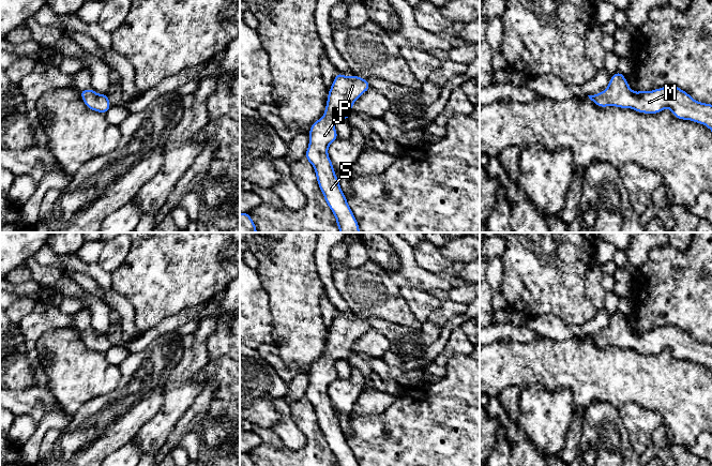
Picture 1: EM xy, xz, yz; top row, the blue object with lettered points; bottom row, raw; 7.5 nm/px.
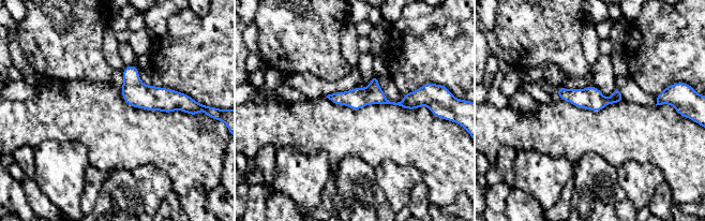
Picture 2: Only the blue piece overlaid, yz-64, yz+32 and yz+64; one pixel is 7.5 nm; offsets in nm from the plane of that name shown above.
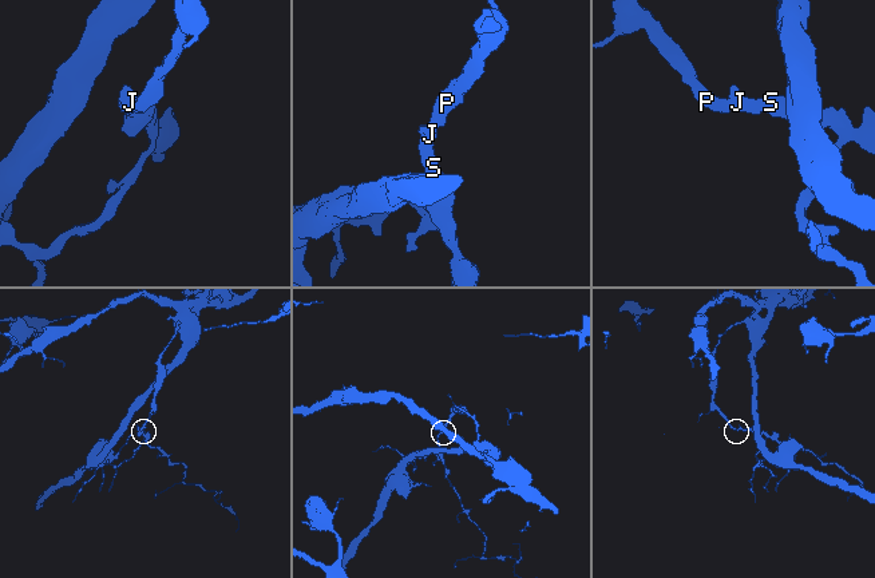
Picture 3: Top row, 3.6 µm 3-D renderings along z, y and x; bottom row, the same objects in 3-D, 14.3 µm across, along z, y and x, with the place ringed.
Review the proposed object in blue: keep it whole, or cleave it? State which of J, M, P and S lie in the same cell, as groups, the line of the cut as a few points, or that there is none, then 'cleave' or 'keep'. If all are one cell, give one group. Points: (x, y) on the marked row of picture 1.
groups J M P S; cut none; keep

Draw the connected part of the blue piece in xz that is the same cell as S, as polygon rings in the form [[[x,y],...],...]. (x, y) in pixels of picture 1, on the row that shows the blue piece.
[[[337,73],[328,93],[323,117],[315,121],[309,130],[305,157],[315,169],[319,189],[335,215],[340,232],[360,232],[360,227],[340,189],[328,149],[338,138],[334,122],[347,120],[354,102],[369,89],[366,79]]]

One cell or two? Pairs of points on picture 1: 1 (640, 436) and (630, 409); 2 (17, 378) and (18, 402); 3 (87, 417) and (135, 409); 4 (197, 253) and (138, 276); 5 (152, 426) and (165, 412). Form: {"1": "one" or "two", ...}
{"1": "one", "2": "two", "3": "one", "4": "one", "5": "one"}

